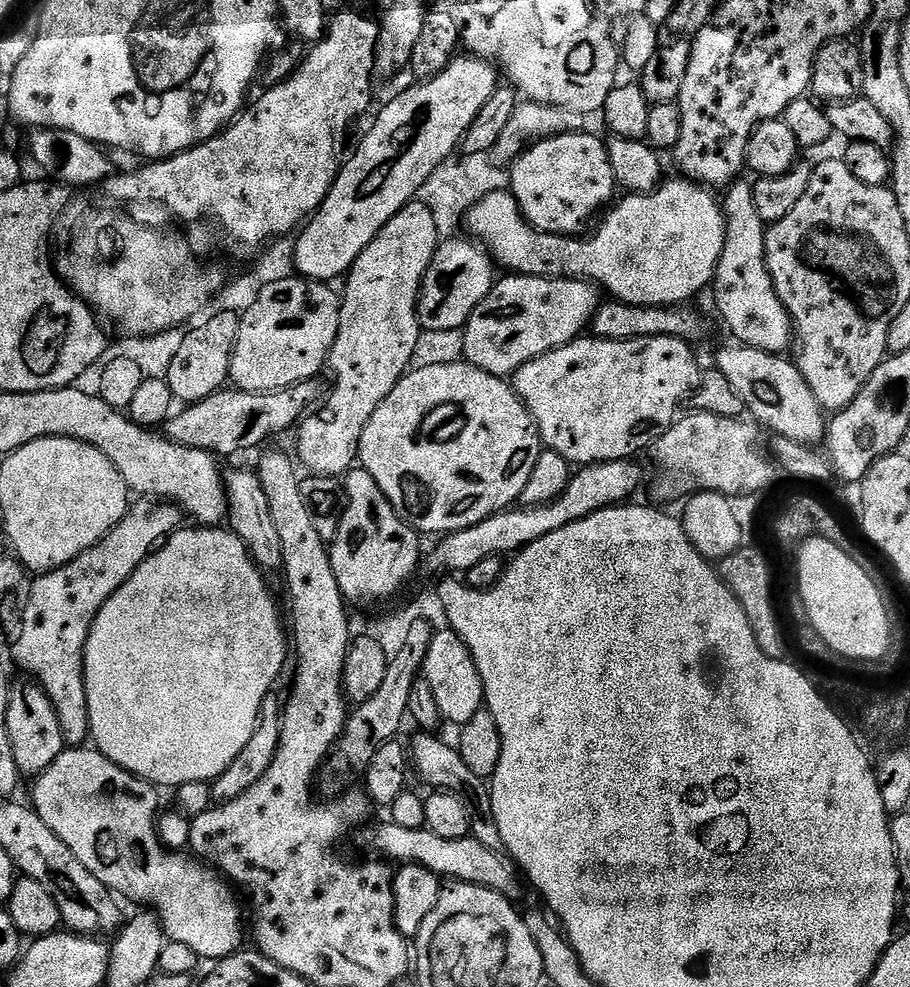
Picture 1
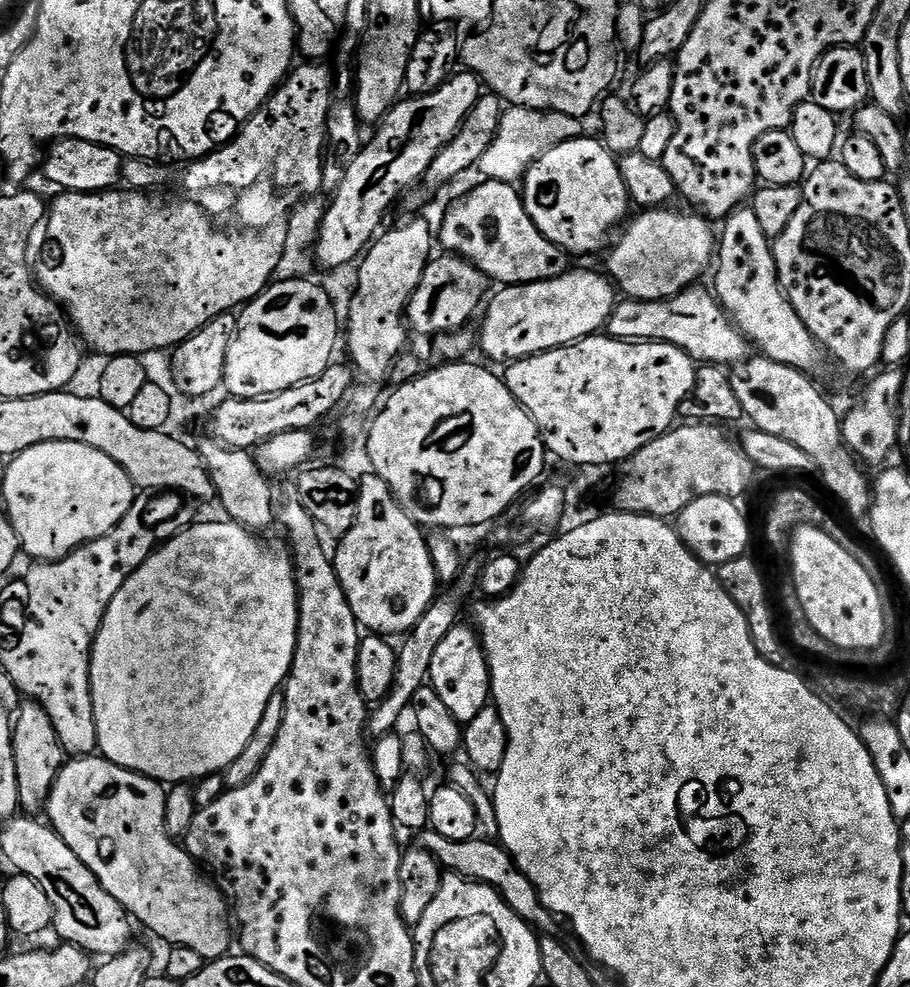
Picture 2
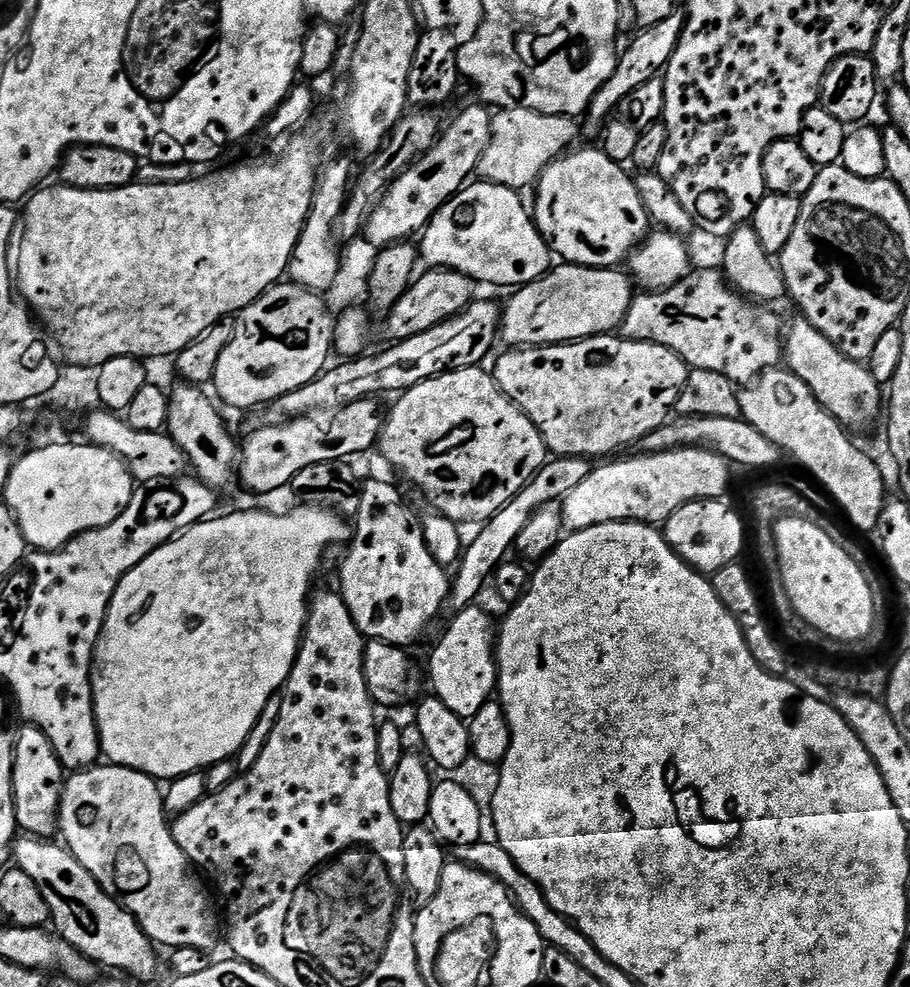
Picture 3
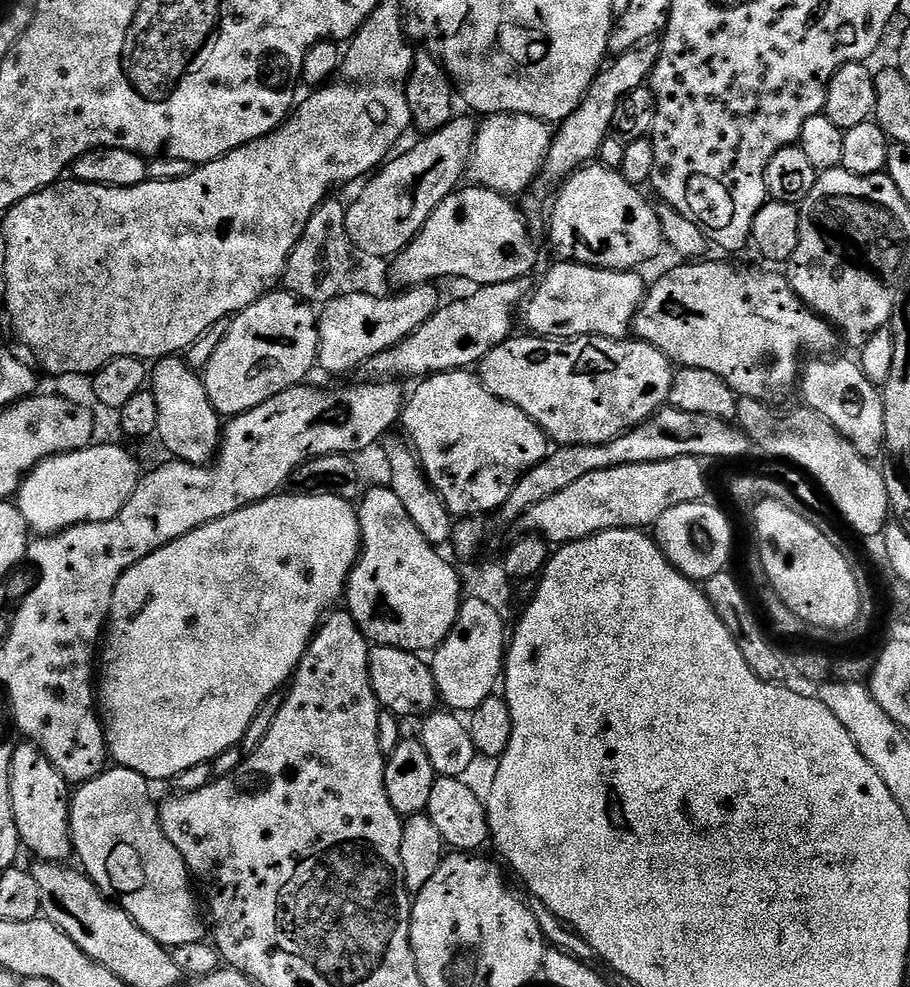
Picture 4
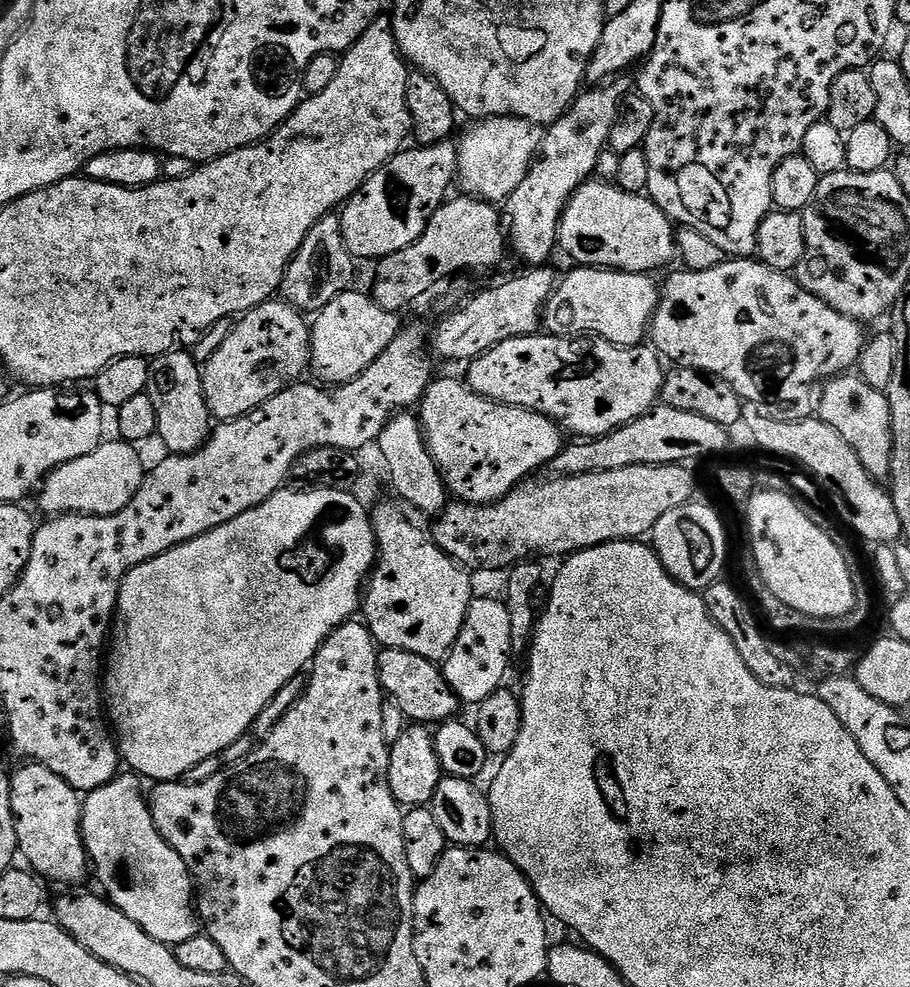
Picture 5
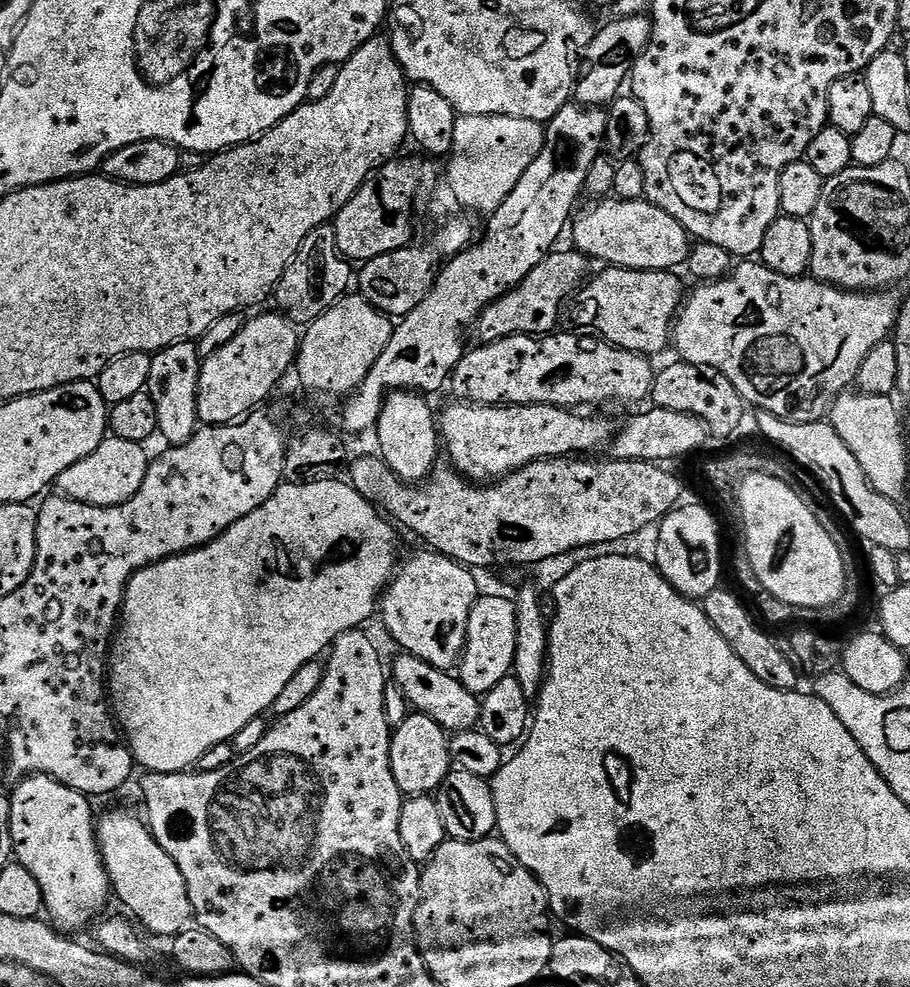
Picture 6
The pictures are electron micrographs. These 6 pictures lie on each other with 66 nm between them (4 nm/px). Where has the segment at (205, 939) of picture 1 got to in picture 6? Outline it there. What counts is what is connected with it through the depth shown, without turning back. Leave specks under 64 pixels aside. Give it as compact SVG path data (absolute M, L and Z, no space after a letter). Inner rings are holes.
M116 808L105 816L101 815L98 820L98 839L115 899L120 899L141 925L144 923L156 936L175 938L193 923L186 878L182 878L178 862L174 862L174 858L170 858L170 854L158 846L152 836L152 829L141 817L139 820L134 813L124 808Z

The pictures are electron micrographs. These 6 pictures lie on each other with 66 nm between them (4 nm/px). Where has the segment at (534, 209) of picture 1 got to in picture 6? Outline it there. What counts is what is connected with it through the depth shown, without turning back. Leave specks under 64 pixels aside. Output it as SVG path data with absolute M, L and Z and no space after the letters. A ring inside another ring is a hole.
M604 198L593 204L596 205L589 212L582 213L581 211L571 225L570 236L572 232L572 240L576 243L573 244L575 251L587 256L593 262L601 260L601 265L627 268L629 272L671 272L683 269L687 265L688 257L692 255L694 247L693 241L688 231L674 218L670 218L666 210L654 206L646 198L639 200Z

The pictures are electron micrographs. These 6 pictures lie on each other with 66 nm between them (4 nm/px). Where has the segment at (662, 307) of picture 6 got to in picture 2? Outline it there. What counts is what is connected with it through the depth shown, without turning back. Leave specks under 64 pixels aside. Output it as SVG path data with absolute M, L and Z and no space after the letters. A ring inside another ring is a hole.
M584 268L533 284L510 284L499 291L493 300L491 297L487 301L480 336L478 332L479 351L481 348L493 360L491 363L499 366L597 335L618 303L618 292L611 279Z

